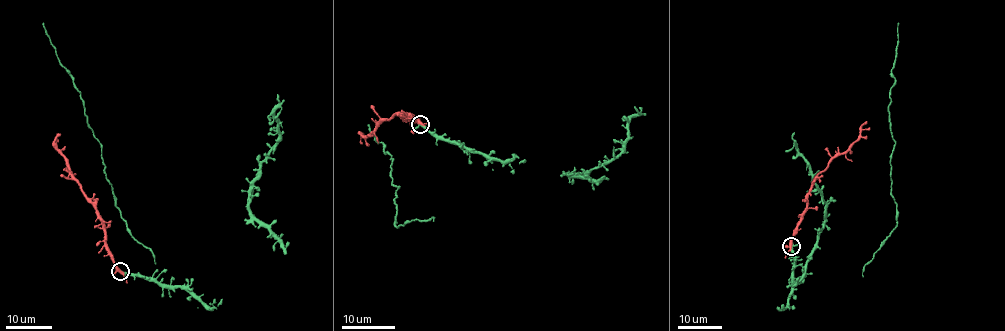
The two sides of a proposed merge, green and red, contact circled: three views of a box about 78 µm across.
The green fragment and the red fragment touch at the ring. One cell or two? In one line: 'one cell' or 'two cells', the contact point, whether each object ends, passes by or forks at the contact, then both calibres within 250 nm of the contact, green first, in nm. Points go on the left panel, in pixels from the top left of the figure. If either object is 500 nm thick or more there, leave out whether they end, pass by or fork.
one cell; at (120, 271); green passes by; red forks there; 300 nm thick on the green side, 360 nm on the other

